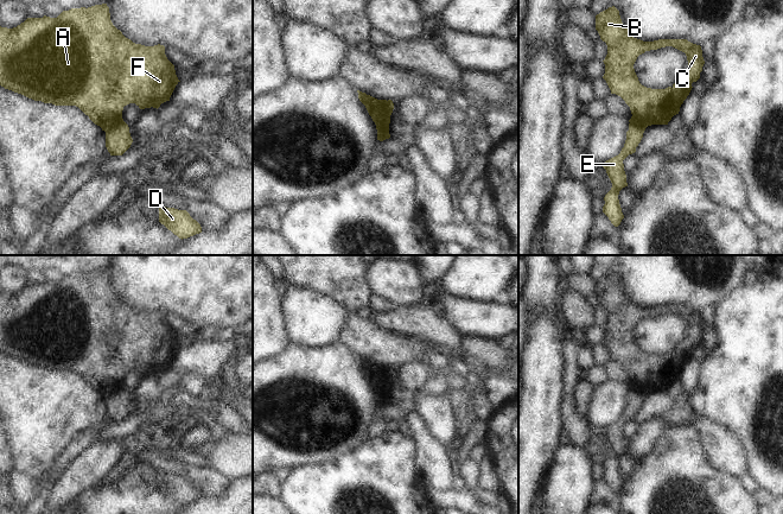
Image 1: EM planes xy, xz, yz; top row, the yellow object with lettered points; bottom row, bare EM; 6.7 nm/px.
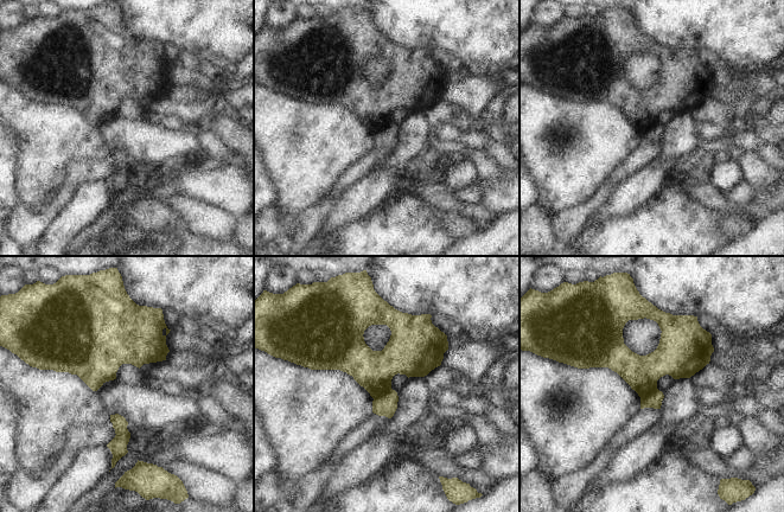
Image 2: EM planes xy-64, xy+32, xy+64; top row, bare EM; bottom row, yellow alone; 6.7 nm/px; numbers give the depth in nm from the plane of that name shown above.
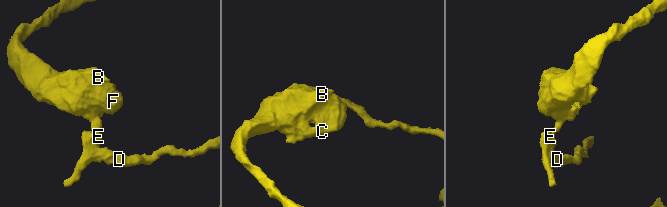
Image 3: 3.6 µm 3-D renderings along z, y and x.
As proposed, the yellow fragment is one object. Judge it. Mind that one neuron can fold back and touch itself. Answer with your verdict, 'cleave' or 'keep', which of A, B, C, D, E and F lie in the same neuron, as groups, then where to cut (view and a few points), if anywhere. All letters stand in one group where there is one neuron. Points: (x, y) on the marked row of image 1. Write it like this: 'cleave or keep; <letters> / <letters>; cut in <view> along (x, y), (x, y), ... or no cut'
cleave; A B C F / D E; cut in xy along (123, 121), (106, 132)

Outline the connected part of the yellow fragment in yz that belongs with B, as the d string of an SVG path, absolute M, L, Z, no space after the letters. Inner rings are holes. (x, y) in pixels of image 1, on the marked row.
M612 6L596 15L596 30L607 45L603 61L606 81L611 94L620 96L630 107L630 123L668 125L680 112L680 107L692 90L692 83L700 78L705 64L700 45L687 39L658 39L643 42L634 38L623 25L619 11ZM673 46L686 53L689 71L666 89L651 89L642 85L635 72L637 57L645 51Z

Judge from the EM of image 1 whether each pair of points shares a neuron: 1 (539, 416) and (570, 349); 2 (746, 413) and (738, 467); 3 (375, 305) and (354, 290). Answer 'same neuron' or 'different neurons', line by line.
1: different neurons
2: different neurons
3: different neurons

